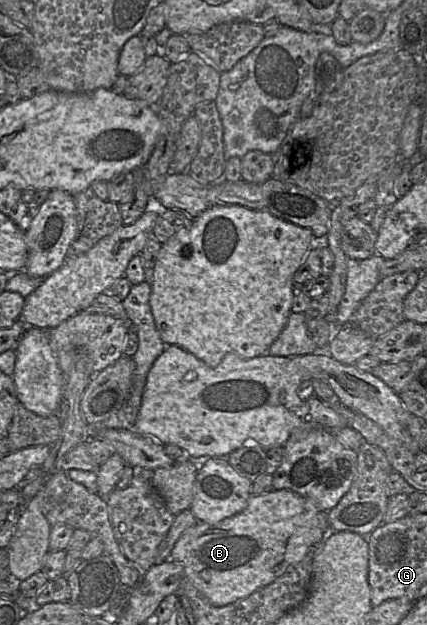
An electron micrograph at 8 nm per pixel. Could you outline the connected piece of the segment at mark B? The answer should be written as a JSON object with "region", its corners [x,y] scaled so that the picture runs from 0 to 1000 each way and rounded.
{"region":[[[639,782],[632,787],[611,792],[588,792],[581,798],[581,806],[569,818],[541,827],[527,829],[504,838],[487,838],[464,834],[457,840],[440,845],[422,858],[403,877],[398,896],[417,899],[429,906],[436,926],[440,926],[471,947],[471,950],[489,960],[492,965],[508,971],[522,971],[532,966],[550,965],[557,960],[576,957],[604,942],[637,933],[651,923],[663,920],[679,906],[703,899],[728,880],[728,877],[747,872],[761,862],[761,853],[766,848],[778,848],[770,845],[766,821],[768,819],[752,819],[728,798],[705,794],[677,782]]]}

